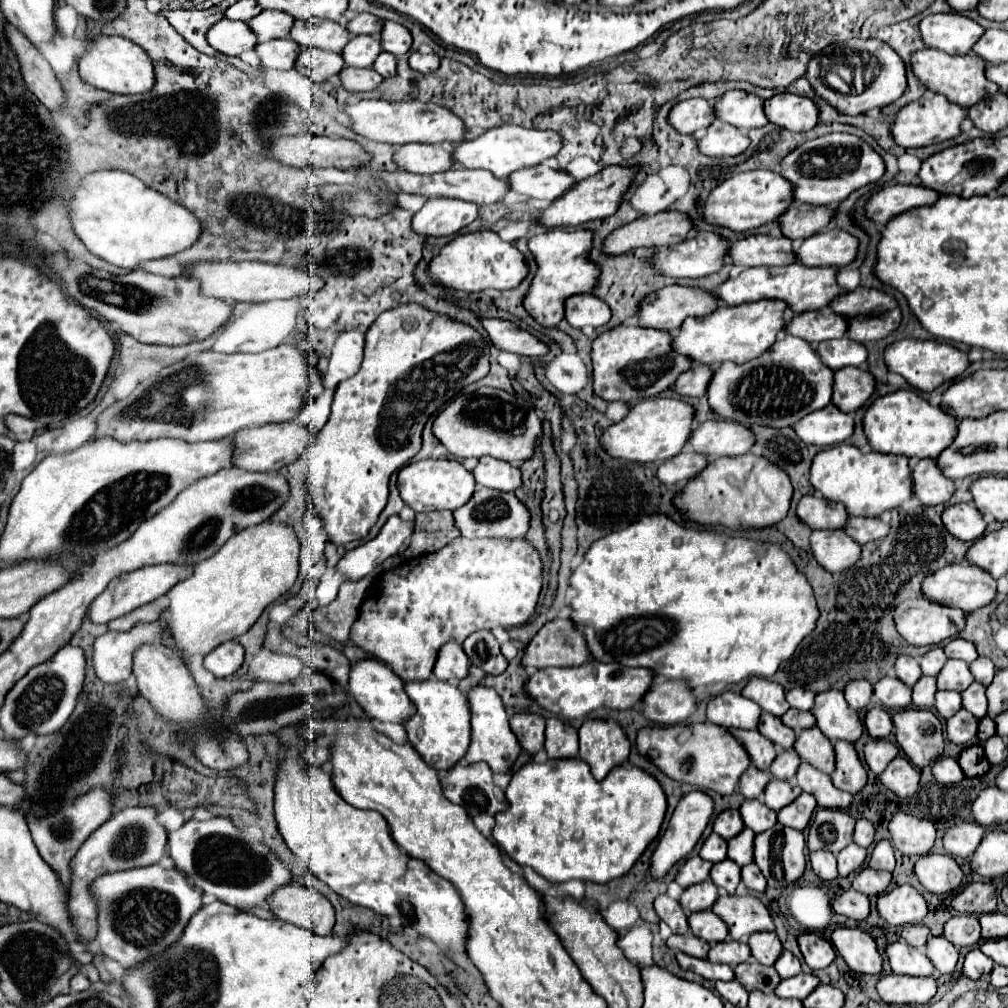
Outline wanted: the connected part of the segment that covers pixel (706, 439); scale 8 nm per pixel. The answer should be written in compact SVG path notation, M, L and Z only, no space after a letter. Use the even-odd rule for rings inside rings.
M708 420L692 430L688 444L694 452L708 458L742 456L752 448L754 434L738 422Z

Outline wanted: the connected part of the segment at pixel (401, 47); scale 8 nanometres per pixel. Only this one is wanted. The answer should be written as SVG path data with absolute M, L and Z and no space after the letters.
M384 22L382 32L380 32L380 46L382 46L382 50L386 50L394 56L402 56L410 50L412 36L402 24Z

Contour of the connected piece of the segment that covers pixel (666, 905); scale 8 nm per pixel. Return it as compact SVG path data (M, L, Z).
M660 894L654 900L654 910L656 910L658 918L672 928L674 934L688 934L688 930L690 930L688 918L686 918L682 906L678 904L678 900L672 900L668 894Z

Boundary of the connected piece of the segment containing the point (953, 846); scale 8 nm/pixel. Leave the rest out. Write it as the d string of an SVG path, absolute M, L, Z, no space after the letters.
M964 822L964 824L952 826L944 832L944 838L942 838L944 850L946 854L956 858L968 858L982 842L982 836L984 836L984 828L976 822Z

